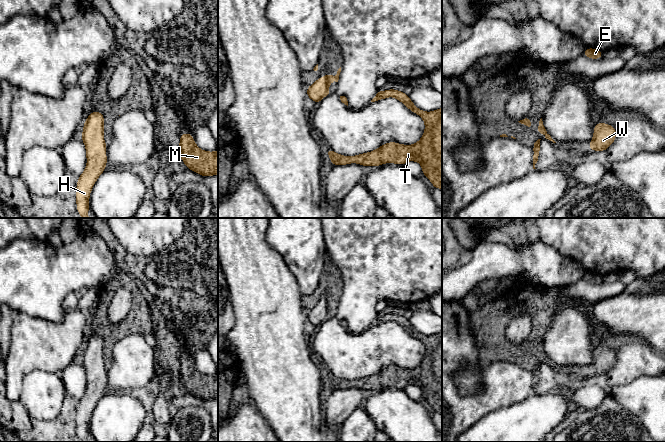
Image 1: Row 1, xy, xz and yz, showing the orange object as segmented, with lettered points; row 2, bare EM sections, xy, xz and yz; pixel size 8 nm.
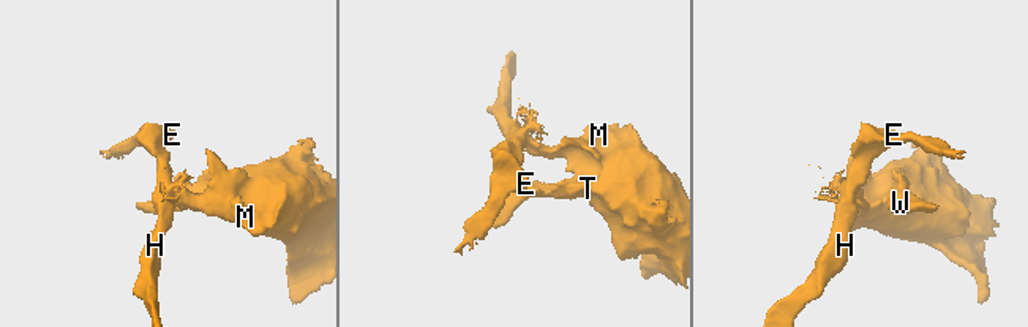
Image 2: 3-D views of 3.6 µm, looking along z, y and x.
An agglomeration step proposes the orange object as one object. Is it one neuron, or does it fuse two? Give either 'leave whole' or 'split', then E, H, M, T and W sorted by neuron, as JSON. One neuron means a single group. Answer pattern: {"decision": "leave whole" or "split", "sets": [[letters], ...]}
{"decision": "split", "sets": [["E", "H"], ["M", "T", "W"]]}

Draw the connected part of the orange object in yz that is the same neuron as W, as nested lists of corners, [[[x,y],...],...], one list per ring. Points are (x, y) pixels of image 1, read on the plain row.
[[[606,347],[594,350],[593,363],[588,368],[592,375],[606,375],[616,363],[616,352]]]

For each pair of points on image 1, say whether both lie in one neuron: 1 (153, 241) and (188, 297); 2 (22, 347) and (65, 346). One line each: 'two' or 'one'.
1: two
2: one

